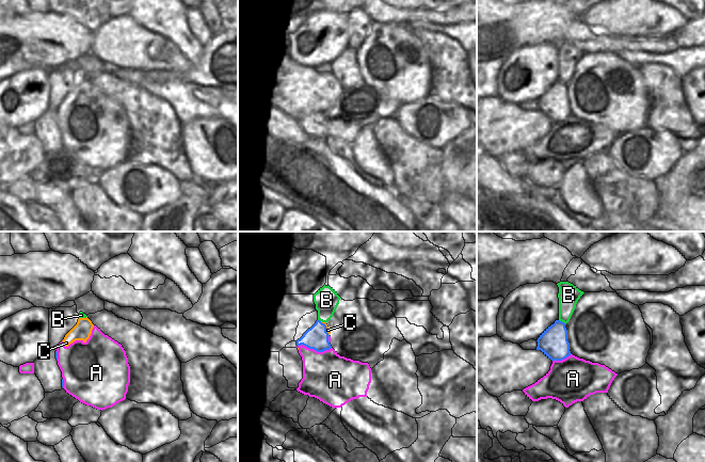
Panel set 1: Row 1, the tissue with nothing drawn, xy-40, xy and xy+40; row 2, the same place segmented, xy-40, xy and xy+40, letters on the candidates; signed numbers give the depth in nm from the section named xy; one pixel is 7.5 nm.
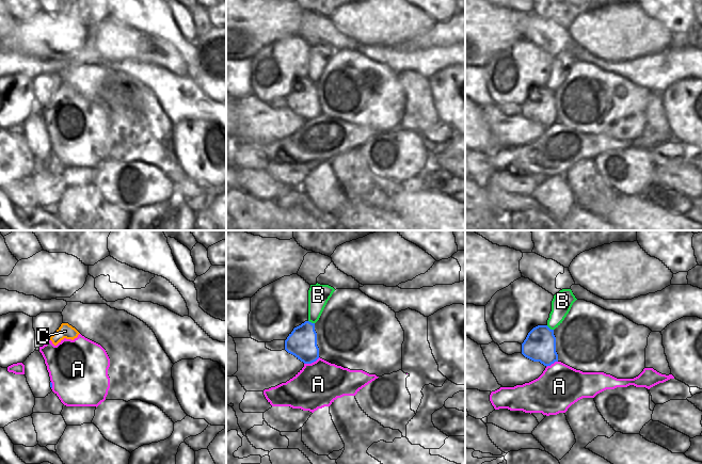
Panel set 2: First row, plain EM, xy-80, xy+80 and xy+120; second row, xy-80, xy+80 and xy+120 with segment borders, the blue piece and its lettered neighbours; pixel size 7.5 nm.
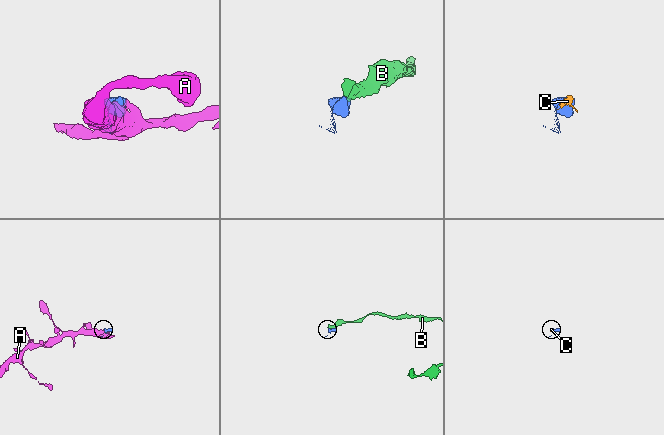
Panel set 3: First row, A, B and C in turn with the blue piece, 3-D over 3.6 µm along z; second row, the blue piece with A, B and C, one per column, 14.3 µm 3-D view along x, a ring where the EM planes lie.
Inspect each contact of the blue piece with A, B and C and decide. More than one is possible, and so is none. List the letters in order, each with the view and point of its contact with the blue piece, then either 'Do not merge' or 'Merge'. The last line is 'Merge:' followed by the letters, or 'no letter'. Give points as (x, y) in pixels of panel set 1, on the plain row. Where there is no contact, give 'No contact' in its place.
A: Touches blue at xy (315, 110). Do not merge
B: Touches blue at xy+40 (561, 82). Do not merge
C: Touches blue at xy (325, 89). Do not merge
Merge: no letter

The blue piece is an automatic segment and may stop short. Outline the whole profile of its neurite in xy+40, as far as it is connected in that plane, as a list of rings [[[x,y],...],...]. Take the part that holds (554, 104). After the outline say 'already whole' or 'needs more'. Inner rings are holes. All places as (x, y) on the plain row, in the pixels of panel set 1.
[[[560,81],[548,87],[536,102],[536,111],[541,111],[551,122],[562,122],[572,115],[565,84]]]; already whole

